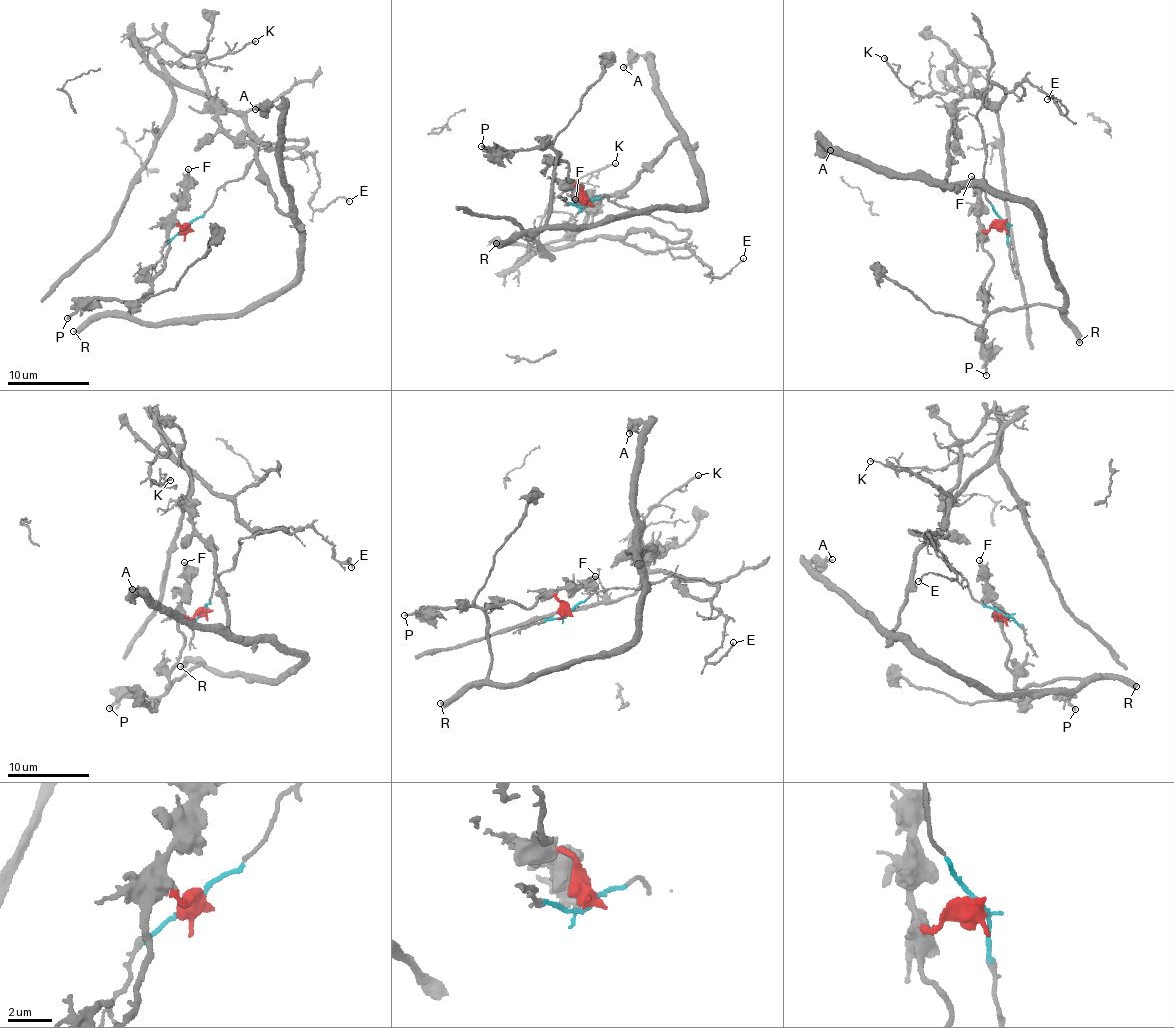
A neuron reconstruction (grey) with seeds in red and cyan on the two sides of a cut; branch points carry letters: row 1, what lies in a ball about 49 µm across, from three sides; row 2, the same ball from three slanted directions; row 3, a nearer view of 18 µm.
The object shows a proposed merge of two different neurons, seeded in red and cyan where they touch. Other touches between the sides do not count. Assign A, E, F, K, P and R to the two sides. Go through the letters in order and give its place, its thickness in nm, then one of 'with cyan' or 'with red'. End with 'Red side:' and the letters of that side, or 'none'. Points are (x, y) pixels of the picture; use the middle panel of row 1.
A: (623, 67) | 180 nm | with red
E: (743, 258) | 90 nm | with cyan
F: (575, 199) | 180 nm | with red
K: (615, 163) | 170 nm | with cyan
P: (481, 146) | 220 nm | with red
R: (496, 243) | 480 nm | with red
Red side: A, F, P, R

